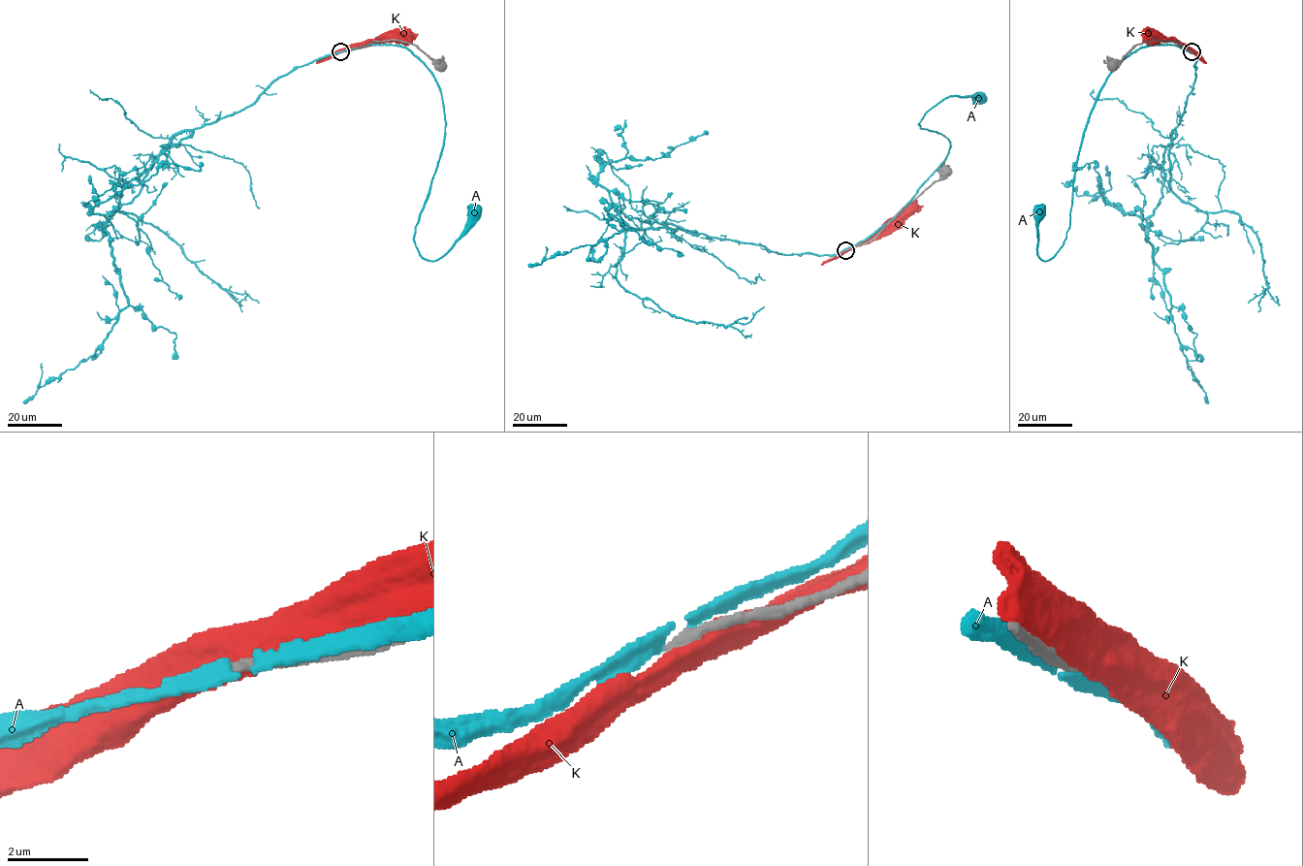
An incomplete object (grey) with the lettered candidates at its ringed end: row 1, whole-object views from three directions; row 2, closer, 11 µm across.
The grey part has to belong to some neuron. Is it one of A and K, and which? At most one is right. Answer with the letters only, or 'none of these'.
none of these

